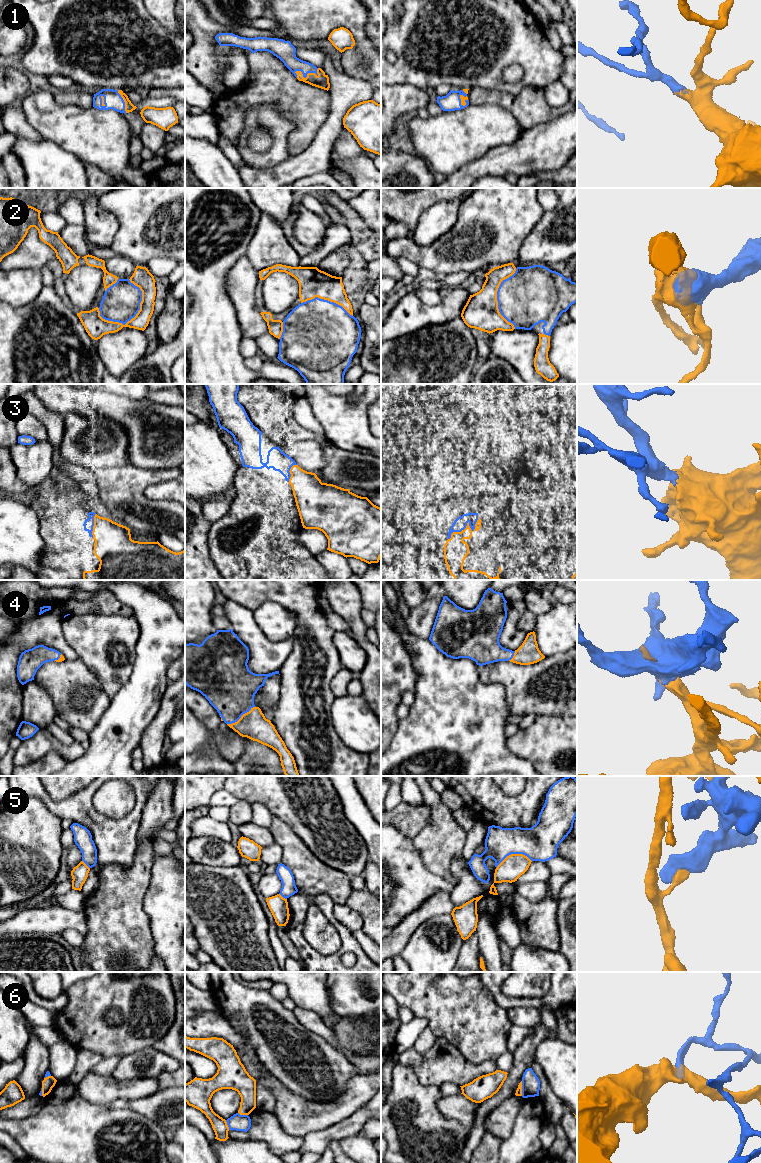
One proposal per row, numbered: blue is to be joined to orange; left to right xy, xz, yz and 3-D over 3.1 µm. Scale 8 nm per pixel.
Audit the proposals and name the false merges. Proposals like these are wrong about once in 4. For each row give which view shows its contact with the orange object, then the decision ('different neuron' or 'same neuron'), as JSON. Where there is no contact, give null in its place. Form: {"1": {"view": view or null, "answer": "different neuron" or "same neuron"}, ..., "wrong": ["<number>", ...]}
{"1": {"view": "xz", "answer": "same neuron"}, "2": {"view": "xy", "answer": "same neuron"}, "3": {"view": "yz", "answer": "same neuron"}, "4": {"view": "xz", "answer": "same neuron"}, "5": {"view": "yz", "answer": "different neuron"}, "6": {"view": "yz", "answer": "different neuron"}, "wrong": ["5", "6"]}

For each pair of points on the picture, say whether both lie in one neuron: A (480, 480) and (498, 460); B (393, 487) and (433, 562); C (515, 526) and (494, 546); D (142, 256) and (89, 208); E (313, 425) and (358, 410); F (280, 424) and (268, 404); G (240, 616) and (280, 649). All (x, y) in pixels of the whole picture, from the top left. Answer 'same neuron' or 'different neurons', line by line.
A: same neuron
B: different neurons
C: same neuron
D: different neurons
E: different neurons
F: same neuron
G: same neuron

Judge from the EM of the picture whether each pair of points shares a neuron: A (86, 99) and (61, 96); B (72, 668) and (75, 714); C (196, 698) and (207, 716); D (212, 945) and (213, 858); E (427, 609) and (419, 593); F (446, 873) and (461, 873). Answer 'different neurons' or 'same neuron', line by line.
A: same neuron
B: same neuron
C: same neuron
D: different neurons
E: different neurons
F: different neurons

